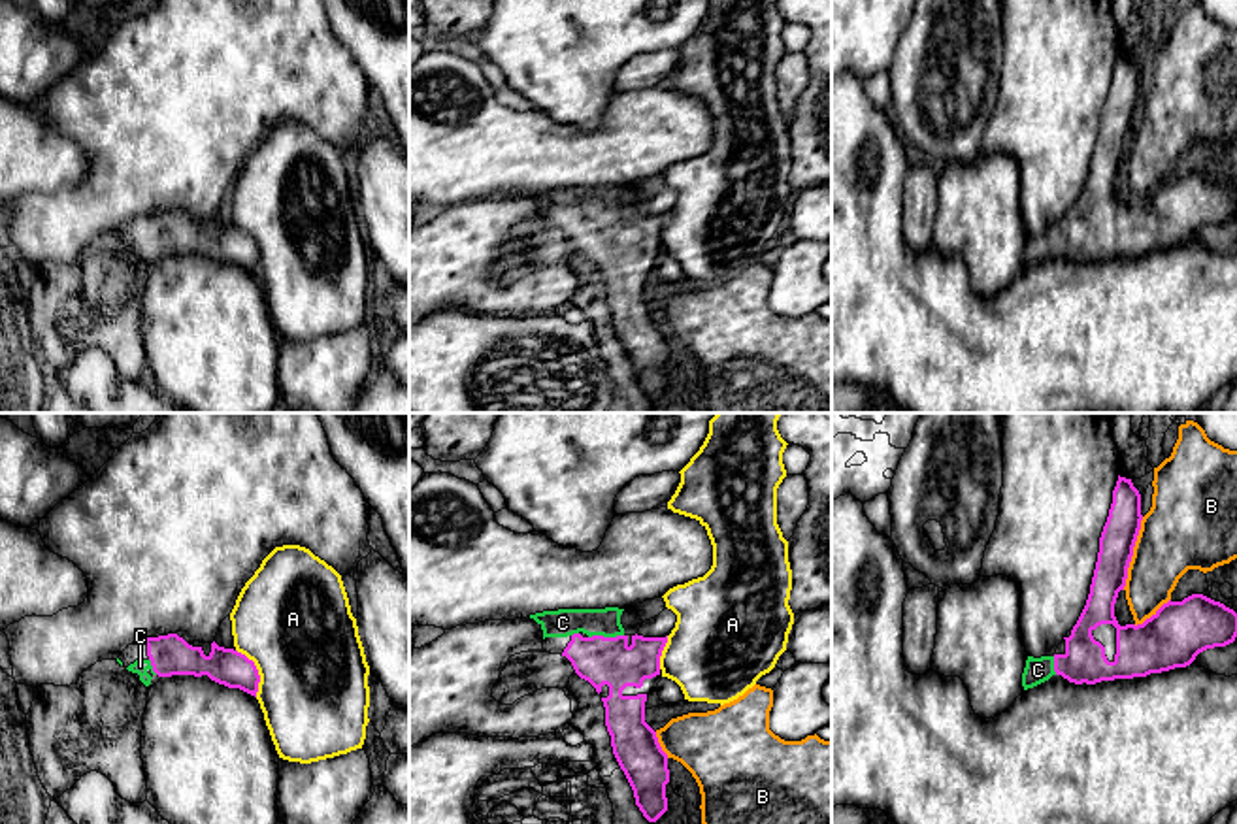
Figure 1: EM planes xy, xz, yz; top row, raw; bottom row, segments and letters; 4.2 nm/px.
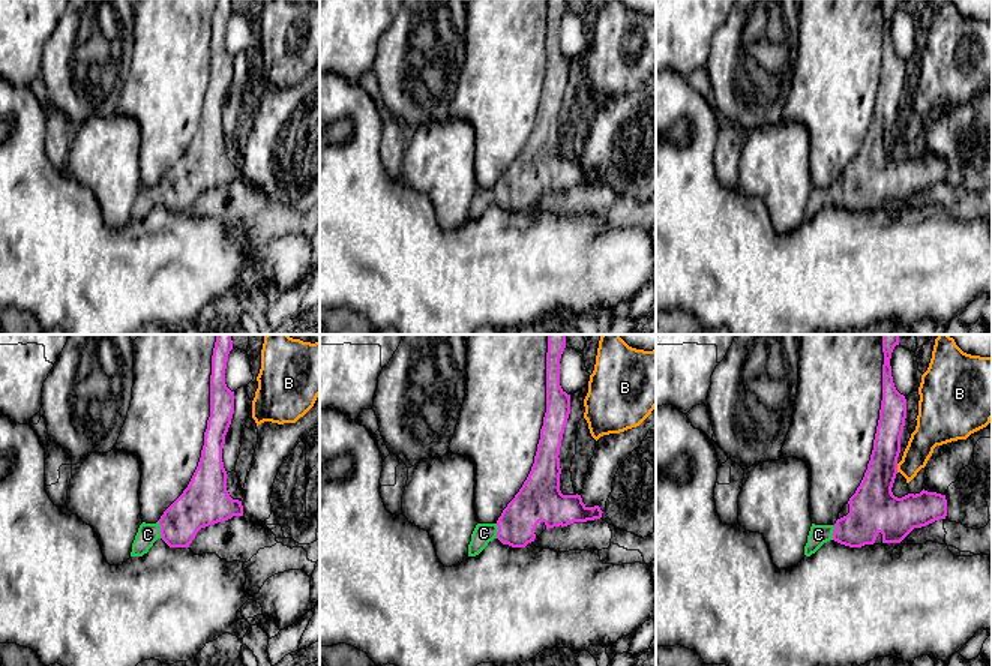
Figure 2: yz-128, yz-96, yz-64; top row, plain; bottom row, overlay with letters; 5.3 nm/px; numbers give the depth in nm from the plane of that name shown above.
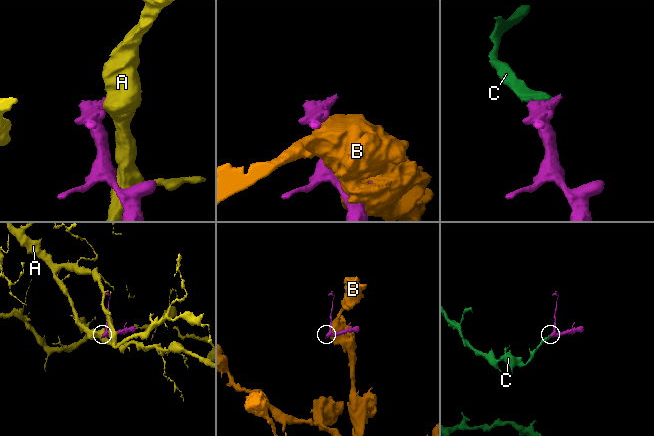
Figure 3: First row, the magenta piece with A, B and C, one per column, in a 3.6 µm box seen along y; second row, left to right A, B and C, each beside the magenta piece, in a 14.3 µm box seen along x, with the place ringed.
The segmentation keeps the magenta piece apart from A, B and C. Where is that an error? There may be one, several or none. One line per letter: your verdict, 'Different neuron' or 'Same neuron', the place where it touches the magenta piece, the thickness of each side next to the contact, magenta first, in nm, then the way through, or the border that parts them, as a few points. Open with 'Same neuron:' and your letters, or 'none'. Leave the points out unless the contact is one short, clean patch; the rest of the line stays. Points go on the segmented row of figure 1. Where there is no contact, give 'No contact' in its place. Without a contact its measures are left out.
Same neuron: C
A: Different neuron. Touches magenta at xy (257, 672). Thickness 160 nm (magenta) against 480 nm. Boundary: xy (236, 649), (257, 670), (257, 696)
B: Different neuron. Touches magenta at yz (1132, 553). Thickness 150 nm (magenta) against 340 nm
C: Same neuron. Touches magenta at xz (606, 638). Thickness 200 nm (magenta) against 120 nm. Path across: xz (600, 660), (606, 653), (606, 638), (591, 623), (562, 623)

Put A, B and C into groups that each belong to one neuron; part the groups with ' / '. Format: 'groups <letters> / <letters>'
groups A / B / C

